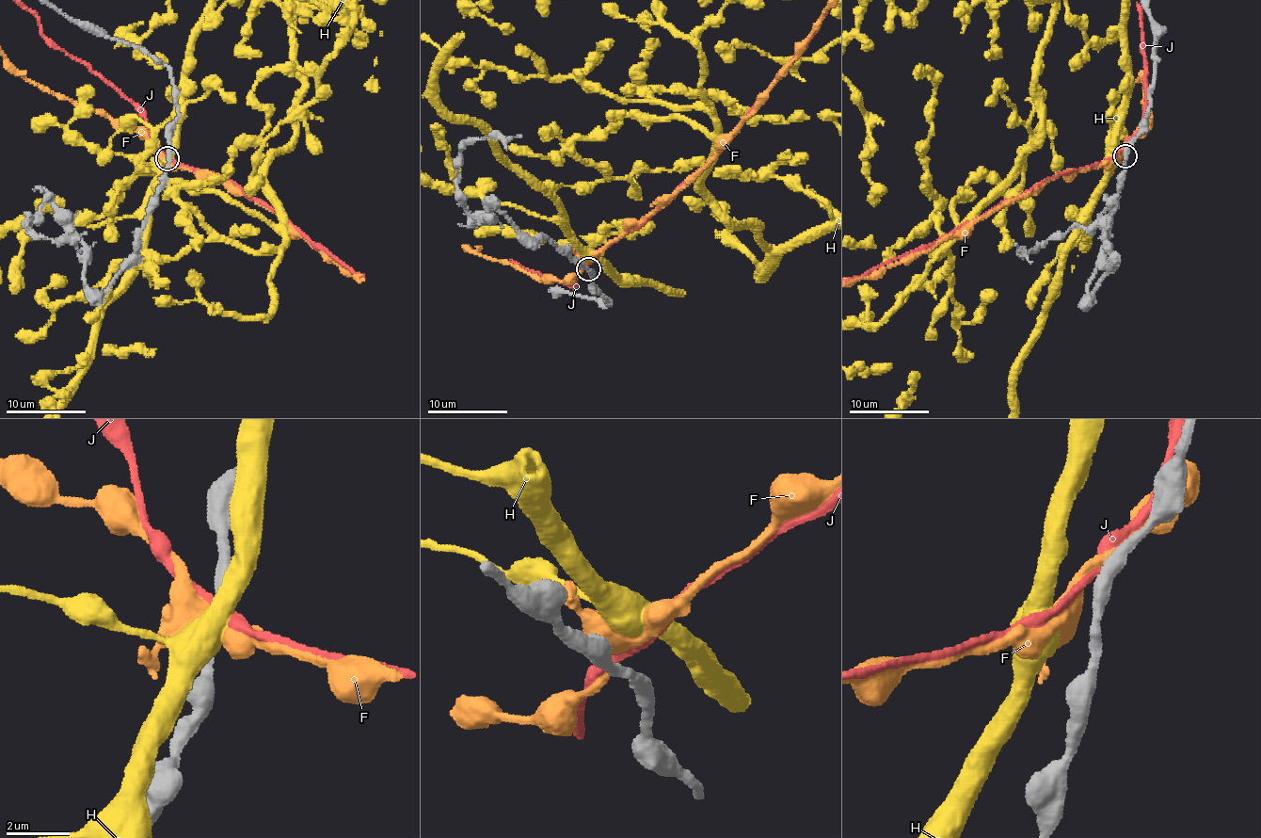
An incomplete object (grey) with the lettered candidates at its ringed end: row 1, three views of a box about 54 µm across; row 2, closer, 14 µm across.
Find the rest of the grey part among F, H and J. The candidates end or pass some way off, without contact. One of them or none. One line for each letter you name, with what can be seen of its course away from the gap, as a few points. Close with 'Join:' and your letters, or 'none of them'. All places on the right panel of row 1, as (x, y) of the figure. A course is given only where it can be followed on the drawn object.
Join: F

